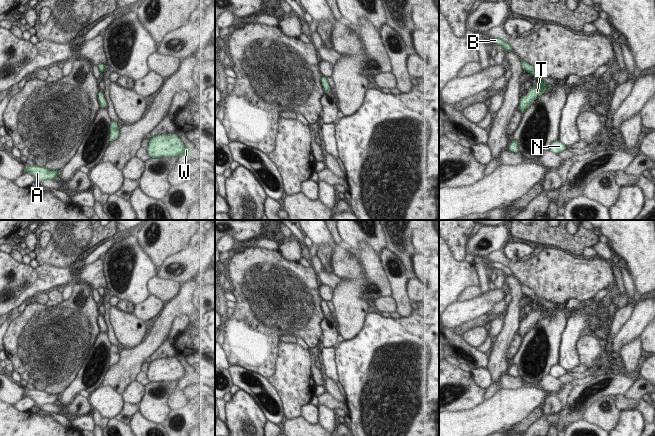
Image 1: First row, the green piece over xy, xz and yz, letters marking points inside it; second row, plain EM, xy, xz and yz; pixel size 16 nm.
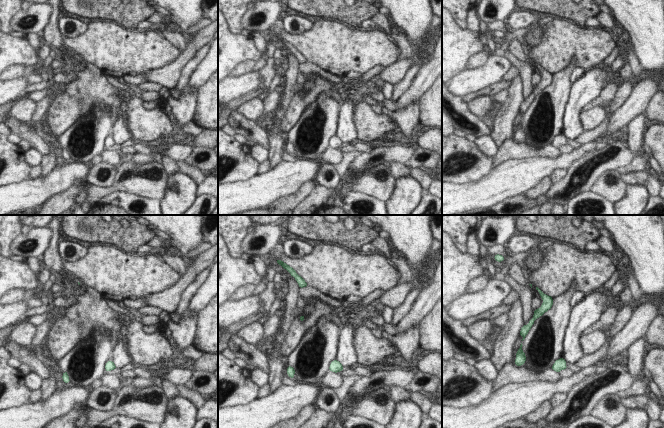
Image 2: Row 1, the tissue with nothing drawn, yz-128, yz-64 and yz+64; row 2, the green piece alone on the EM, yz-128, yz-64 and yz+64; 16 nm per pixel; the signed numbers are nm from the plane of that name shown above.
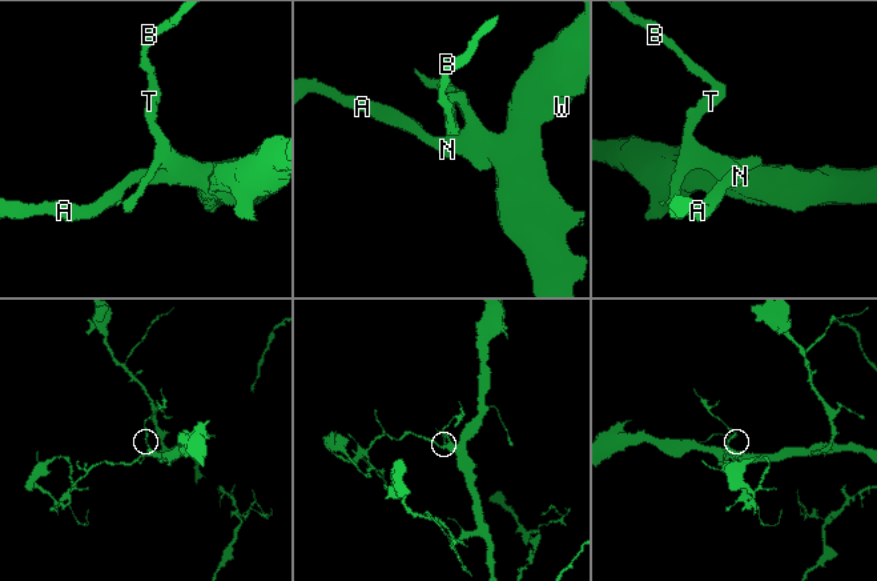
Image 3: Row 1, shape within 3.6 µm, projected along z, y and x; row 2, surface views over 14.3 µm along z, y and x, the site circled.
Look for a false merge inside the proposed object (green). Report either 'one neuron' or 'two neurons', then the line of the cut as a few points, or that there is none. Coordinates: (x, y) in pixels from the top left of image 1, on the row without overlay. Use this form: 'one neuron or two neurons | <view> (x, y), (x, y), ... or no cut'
one neuron | no cut

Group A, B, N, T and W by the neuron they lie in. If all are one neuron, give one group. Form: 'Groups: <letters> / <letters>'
Groups: A B N T W.

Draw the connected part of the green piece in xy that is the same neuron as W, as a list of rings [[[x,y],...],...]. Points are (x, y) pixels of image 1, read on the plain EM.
[[[175,357],[151,361],[147,377],[150,382],[185,381],[192,379],[191,371],[185,370],[181,362]]]

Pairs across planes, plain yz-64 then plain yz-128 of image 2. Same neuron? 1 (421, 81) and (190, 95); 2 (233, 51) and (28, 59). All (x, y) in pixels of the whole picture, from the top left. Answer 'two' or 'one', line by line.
1: two
2: one

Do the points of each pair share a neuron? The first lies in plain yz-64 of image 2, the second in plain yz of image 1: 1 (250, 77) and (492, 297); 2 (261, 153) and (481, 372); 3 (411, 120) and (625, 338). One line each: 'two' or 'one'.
1: one
2: one
3: two

